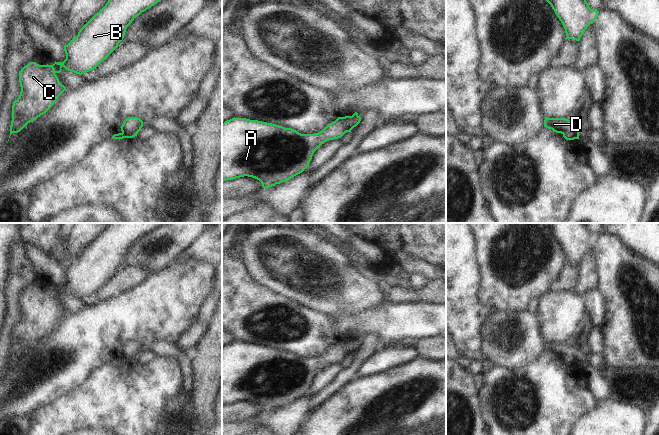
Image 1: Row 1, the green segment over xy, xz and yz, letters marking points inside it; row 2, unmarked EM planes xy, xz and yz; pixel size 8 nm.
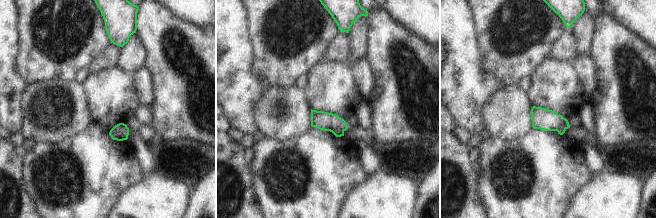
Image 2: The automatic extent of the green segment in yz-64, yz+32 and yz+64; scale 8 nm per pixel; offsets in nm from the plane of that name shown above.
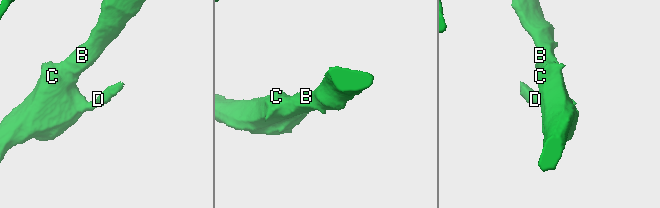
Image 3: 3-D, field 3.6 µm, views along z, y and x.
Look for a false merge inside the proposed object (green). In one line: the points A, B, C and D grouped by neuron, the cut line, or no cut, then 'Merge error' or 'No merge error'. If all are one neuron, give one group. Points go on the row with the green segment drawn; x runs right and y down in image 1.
Groups: A B C / D. Split along yz (578, 133), (565, 132), (563, 134). Merge error.

